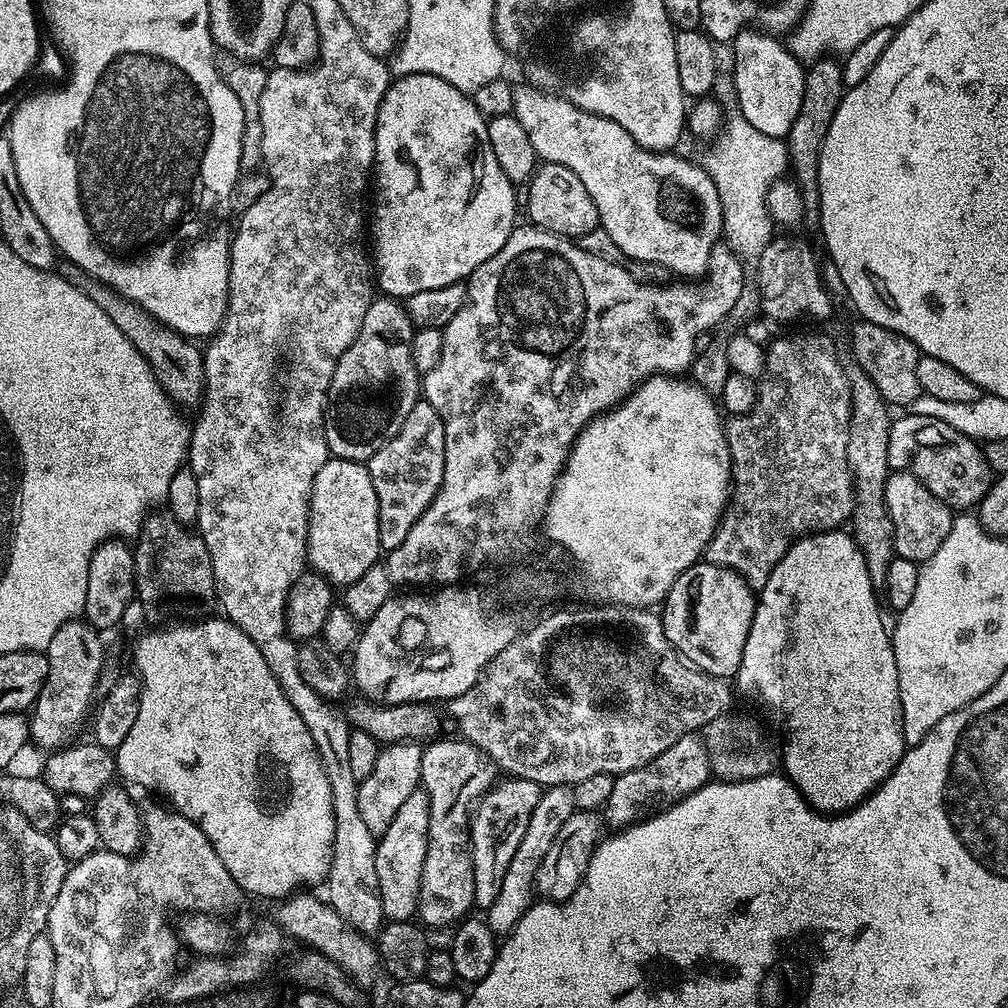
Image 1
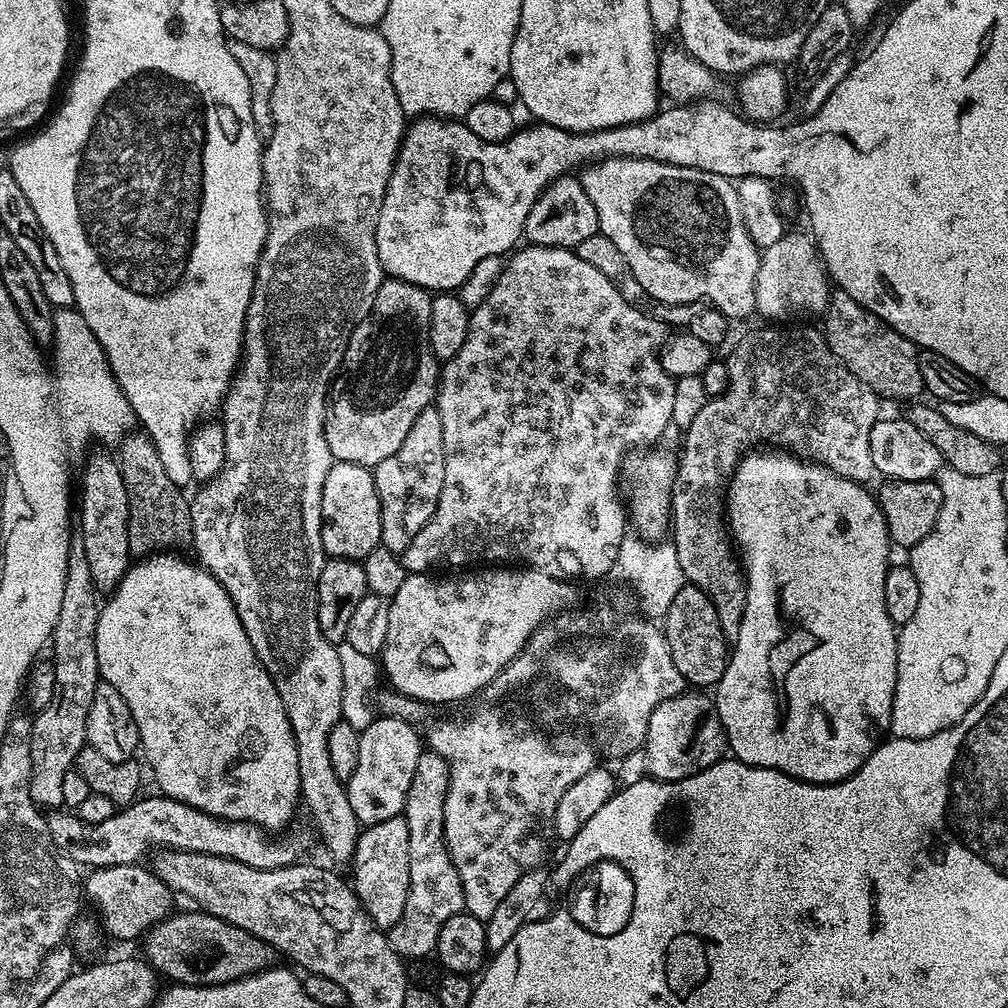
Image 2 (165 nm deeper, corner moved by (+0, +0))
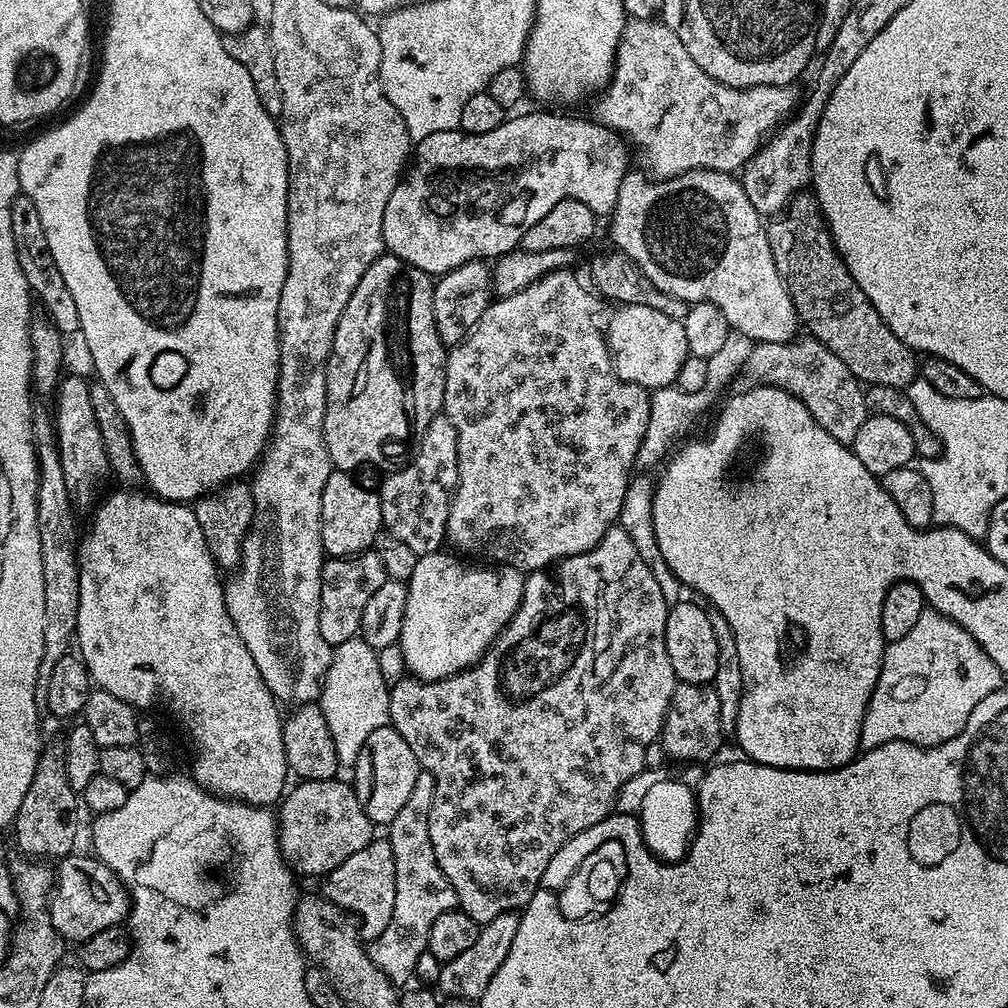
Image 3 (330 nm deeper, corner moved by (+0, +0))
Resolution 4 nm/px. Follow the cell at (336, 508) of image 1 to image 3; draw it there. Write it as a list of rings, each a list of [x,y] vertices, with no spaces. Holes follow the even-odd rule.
[[[334,470],[326,478],[326,490],[322,490],[322,546],[329,557],[356,556],[369,551],[382,532],[382,506],[379,495],[363,488],[355,475]]]

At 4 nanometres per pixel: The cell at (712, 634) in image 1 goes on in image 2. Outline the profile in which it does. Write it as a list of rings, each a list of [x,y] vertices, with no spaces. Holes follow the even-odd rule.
[[[685,586],[678,591],[669,612],[662,619],[662,631],[668,639],[674,666],[678,666],[678,670],[689,685],[719,684],[724,667],[728,665],[730,650],[718,626],[718,614],[714,614],[714,606],[701,588]]]

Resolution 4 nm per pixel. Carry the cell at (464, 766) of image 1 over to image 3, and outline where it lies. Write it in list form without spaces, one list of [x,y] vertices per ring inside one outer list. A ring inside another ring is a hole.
[[[420,771],[410,798],[402,805],[402,810],[398,810],[394,822],[386,828],[386,839],[390,842],[390,850],[394,850],[394,914],[390,918],[390,926],[386,926],[386,930],[382,930],[378,938],[370,941],[367,950],[374,966],[378,966],[378,970],[382,970],[382,974],[386,974],[386,978],[390,978],[390,982],[397,986],[407,985],[407,980],[415,974],[420,959],[425,959],[430,926],[434,926],[434,921],[440,915],[457,907],[454,886],[450,886],[446,874],[442,874],[438,858],[434,858],[434,846],[430,846],[430,806],[434,806],[435,785],[434,778],[428,772]]]

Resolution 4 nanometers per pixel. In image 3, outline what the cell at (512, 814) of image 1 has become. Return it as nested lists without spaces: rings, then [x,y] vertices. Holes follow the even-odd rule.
[[[613,526],[606,530],[606,534],[594,545],[590,550],[586,550],[582,554],[574,554],[566,560],[559,561],[556,572],[556,580],[552,576],[547,576],[547,571],[541,570],[538,572],[527,573],[524,581],[524,593],[520,602],[520,609],[513,614],[510,622],[496,636],[495,642],[484,652],[484,656],[477,664],[466,669],[464,672],[459,672],[453,676],[447,676],[441,680],[417,680],[415,678],[407,678],[408,680],[400,680],[397,684],[391,685],[388,693],[388,719],[391,727],[398,730],[398,734],[402,734],[402,738],[406,738],[407,744],[410,745],[410,750],[414,750],[414,758],[418,758],[421,769],[428,772],[433,778],[436,785],[434,786],[434,806],[430,806],[430,846],[434,846],[434,858],[438,858],[438,866],[442,870],[442,874],[446,874],[446,878],[450,882],[450,886],[454,886],[454,894],[459,911],[465,912],[470,918],[474,918],[476,924],[485,924],[490,922],[490,918],[498,918],[498,914],[506,914],[507,912],[519,913],[530,902],[530,898],[534,894],[534,890],[540,887],[540,879],[542,874],[546,872],[546,865],[550,862],[550,858],[554,858],[554,854],[558,854],[558,850],[562,850],[562,846],[570,838],[574,838],[574,834],[578,834],[582,830],[586,830],[590,826],[594,826],[598,822],[605,820],[608,815],[616,807],[616,795],[620,793],[622,786],[626,786],[626,782],[630,782],[630,778],[634,778],[634,774],[643,772],[646,762],[646,746],[657,740],[660,733],[664,730],[664,719],[668,713],[670,706],[670,698],[674,694],[678,683],[674,674],[674,666],[670,666],[670,654],[666,654],[666,642],[664,641],[664,631],[666,630],[666,618],[668,617],[669,602],[662,596],[662,589],[658,586],[658,581],[654,578],[651,572],[651,566],[644,561],[635,546],[633,539],[626,534],[626,530],[619,526]]]

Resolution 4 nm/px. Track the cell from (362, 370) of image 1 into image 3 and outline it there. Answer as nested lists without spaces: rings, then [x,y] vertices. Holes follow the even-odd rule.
[[[381,254],[362,274],[362,282],[354,286],[354,294],[350,294],[350,302],[346,302],[346,310],[342,310],[342,318],[338,318],[338,326],[334,330],[334,342],[328,355],[326,366],[326,414],[324,415],[324,441],[330,454],[333,469],[355,473],[355,468],[364,468],[373,464],[383,470],[395,470],[411,457],[420,435],[430,426],[430,418],[441,415],[444,406],[444,368],[448,365],[446,346],[438,338],[438,330],[434,322],[434,306],[432,305],[432,289],[434,280],[431,275],[391,254]]]

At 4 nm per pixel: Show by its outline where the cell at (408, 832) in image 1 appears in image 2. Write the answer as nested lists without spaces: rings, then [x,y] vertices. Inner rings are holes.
[[[404,815],[386,818],[386,822],[369,824],[363,829],[356,843],[356,849],[350,861],[352,868],[352,888],[365,908],[367,919],[371,920],[377,928],[387,930],[402,918],[402,910],[406,910],[406,894],[410,890],[410,833],[406,830]]]

